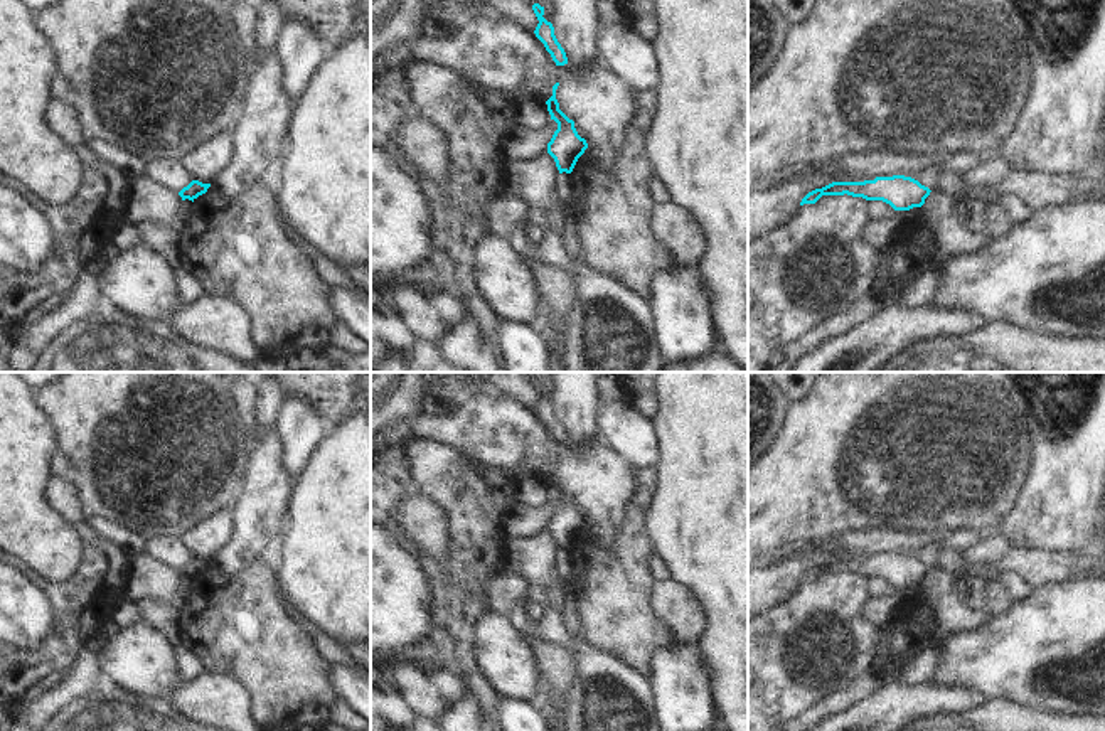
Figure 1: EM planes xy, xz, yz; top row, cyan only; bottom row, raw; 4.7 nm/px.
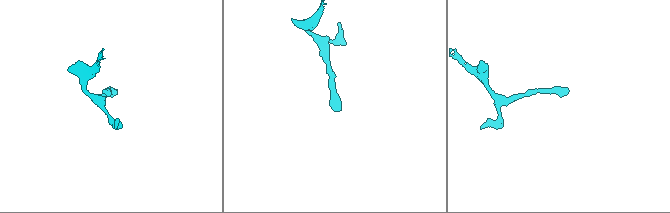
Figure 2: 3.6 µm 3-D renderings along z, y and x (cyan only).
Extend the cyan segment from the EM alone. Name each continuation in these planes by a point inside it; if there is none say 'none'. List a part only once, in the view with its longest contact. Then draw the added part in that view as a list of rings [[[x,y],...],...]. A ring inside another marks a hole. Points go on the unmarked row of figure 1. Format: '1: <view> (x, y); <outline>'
none

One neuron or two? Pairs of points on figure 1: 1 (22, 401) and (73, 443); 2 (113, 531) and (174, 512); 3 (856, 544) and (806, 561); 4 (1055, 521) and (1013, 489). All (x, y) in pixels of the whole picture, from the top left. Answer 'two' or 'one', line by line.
1: two
2: two
3: one
4: two

